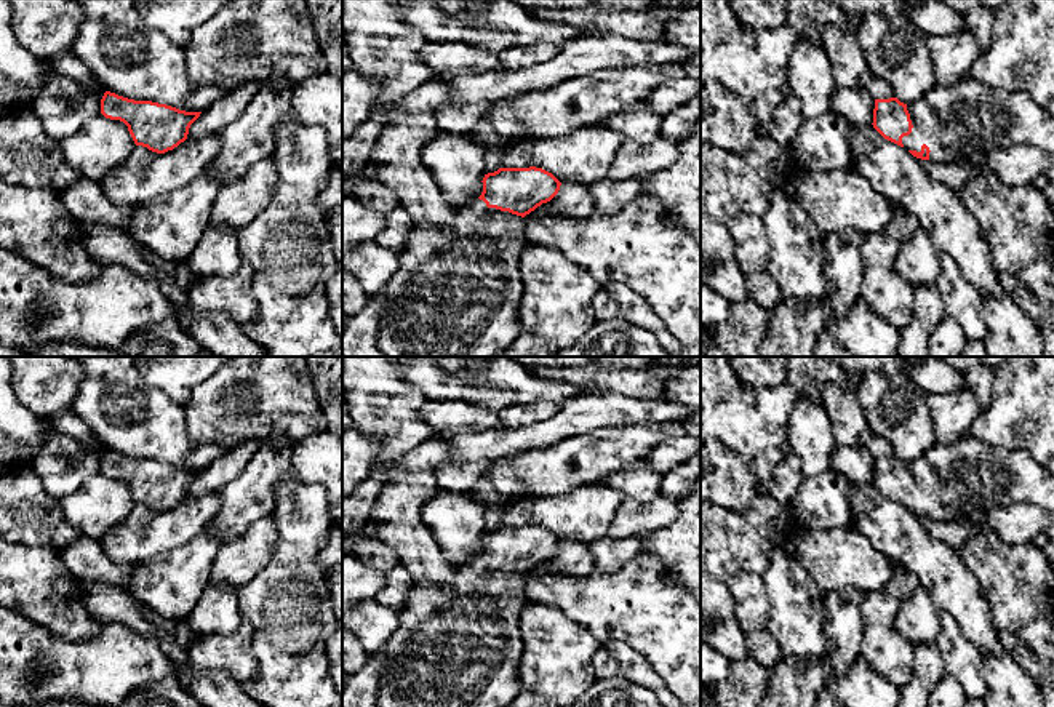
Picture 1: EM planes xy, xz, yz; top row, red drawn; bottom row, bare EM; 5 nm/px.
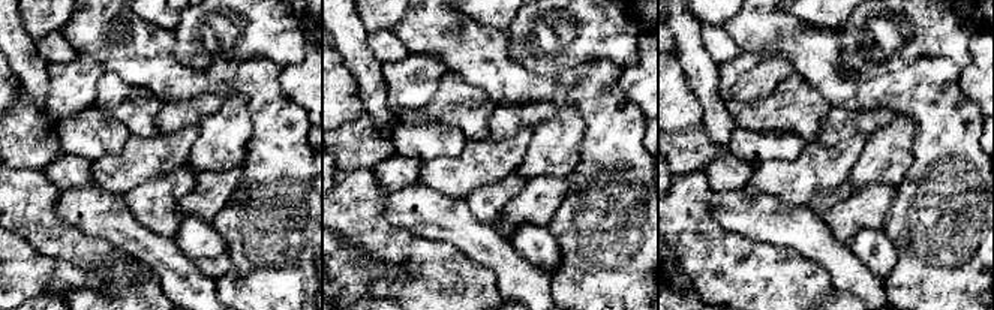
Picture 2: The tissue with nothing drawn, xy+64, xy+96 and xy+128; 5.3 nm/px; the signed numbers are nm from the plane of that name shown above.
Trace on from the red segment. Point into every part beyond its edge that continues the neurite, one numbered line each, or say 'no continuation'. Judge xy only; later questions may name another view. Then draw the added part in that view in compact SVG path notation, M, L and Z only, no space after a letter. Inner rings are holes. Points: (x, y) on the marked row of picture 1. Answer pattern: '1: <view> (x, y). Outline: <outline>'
no continuation

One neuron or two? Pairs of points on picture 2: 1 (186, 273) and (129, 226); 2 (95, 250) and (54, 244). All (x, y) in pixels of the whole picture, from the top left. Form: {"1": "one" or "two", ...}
{"1": "one", "2": "one"}

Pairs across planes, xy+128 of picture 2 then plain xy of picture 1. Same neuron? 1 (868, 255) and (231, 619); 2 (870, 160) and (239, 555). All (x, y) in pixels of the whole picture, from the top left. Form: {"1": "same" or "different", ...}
{"1": "same", "2": "different"}

